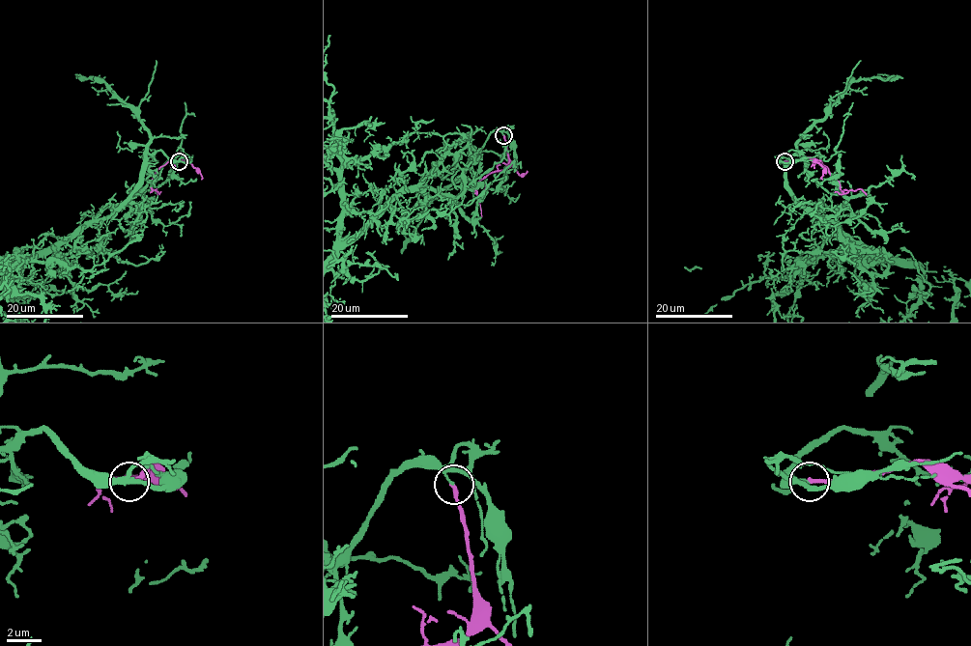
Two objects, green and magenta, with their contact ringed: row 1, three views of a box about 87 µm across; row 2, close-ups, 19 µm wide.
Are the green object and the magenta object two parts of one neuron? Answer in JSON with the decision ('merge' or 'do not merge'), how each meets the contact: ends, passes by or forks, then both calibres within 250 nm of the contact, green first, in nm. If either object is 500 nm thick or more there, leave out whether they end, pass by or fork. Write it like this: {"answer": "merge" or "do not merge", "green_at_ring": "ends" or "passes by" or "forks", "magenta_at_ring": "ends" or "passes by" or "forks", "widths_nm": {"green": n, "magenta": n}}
{"answer": "do not merge", "green_at_ring": "ends", "magenta_at_ring": "ends", "widths_nm": {"green": 130, "magenta": 240}}

